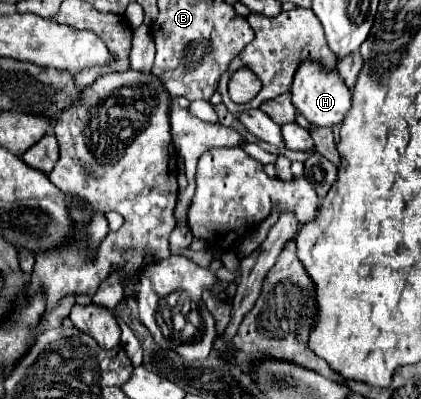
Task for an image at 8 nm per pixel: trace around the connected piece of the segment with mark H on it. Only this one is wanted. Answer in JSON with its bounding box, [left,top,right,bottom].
[290,61,350,127]

